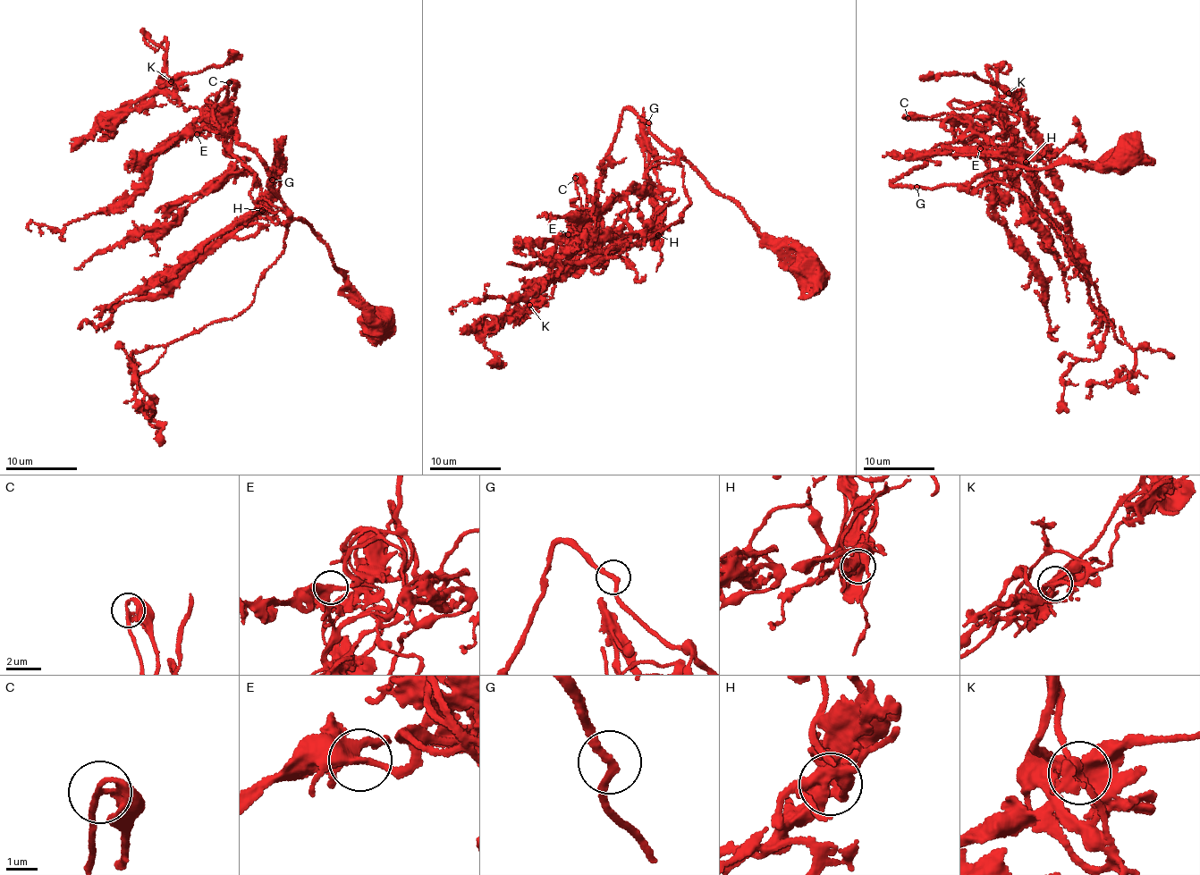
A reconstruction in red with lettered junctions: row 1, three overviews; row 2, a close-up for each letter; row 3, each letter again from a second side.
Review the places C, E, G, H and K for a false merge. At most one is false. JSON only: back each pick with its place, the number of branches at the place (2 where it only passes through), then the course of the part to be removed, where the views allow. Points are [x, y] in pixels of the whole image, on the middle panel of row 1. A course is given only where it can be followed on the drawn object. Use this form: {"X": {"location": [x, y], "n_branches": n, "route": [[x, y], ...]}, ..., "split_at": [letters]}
{"split_at": []}

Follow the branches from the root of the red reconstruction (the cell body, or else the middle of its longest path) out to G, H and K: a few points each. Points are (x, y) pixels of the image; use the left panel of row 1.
G: (379, 326), (365, 307), (356, 304), (354, 291), (318, 235), (303, 221), (290, 217), (273, 191), (272, 179)
H: (379, 326), (356, 304), (325, 243), (303, 221), (256, 207), (272, 210), (275, 224), (256, 212), (262, 210)
K: (379, 326), (303, 221), (252, 202), (253, 175), (232, 155), (231, 134), (187, 111), (171, 81)

